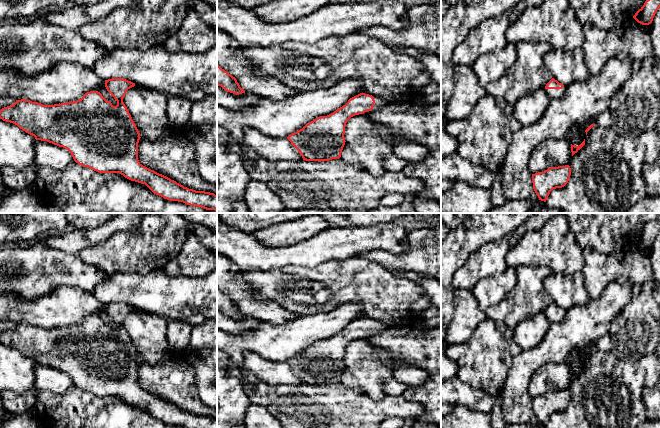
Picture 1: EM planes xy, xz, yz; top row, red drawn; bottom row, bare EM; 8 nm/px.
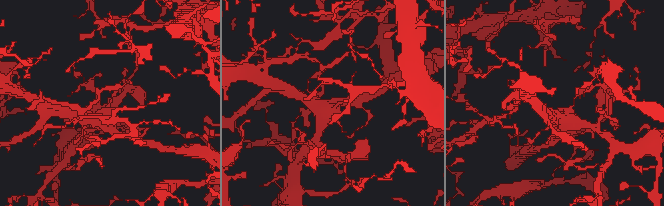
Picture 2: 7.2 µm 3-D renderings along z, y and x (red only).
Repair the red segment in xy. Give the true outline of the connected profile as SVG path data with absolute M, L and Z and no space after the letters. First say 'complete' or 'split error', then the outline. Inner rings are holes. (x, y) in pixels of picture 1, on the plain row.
complete; M112 302L105 304L107 315L117 325L113 330L100 316L90 315L74 326L67 326L54 329L43 329L30 324L16 324L13 329L0 334L0 343L17 349L26 357L35 361L36 364L47 365L59 371L67 373L74 385L81 390L88 391L99 397L119 397L125 402L141 408L145 408L154 418L170 425L183 426L185 428L217 428L217 419L205 415L196 415L184 411L170 402L143 390L138 384L138 367L140 357L133 346L132 341L123 326L123 322L128 313L135 310L135 307L122 302Z

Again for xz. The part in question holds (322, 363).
split error; M360 317L335 336L307 347L287 363L303 384L321 386L339 383L346 366L344 358L347 345L355 339L379 334L389 327L381 321Z

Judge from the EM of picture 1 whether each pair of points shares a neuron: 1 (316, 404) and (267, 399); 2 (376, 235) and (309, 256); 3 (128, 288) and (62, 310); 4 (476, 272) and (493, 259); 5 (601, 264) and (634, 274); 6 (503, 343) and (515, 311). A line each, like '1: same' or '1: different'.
1: same
2: same
3: different
4: same
5: same
6: different

